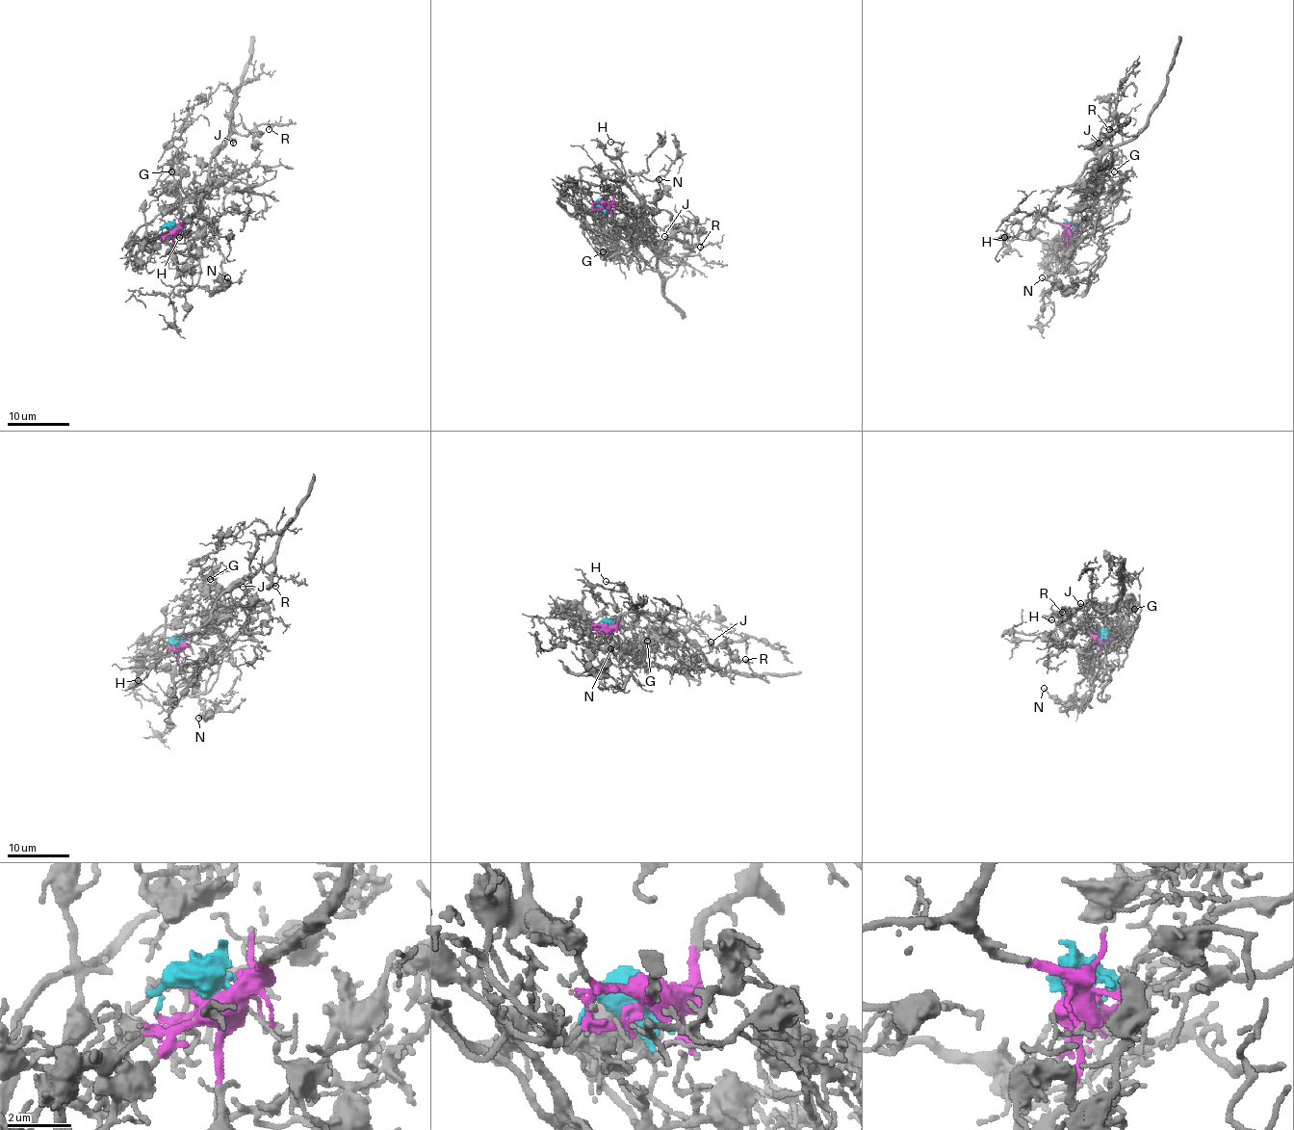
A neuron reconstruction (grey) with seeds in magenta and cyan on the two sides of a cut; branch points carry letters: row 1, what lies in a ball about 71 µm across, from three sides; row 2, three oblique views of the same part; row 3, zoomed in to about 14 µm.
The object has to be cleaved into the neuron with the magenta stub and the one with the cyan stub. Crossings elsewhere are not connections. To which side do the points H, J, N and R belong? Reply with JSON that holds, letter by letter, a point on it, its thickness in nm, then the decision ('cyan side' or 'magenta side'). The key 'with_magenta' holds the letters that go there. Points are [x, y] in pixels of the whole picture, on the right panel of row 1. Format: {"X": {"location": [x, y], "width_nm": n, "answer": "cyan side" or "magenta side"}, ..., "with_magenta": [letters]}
{"H": {"location": [1004, 237], "width_nm": 140, "answer": "magenta side"}, "J": {"location": [1099, 143], "width_nm": 140, "answer": "magenta side"}, "N": {"location": [1042, 277], "width_nm": 120, "answer": "cyan side"}, "R": {"location": [1109, 129], "width_nm": 120, "answer": "magenta side"}, "with_magenta": ["H", "J", "R"]}

